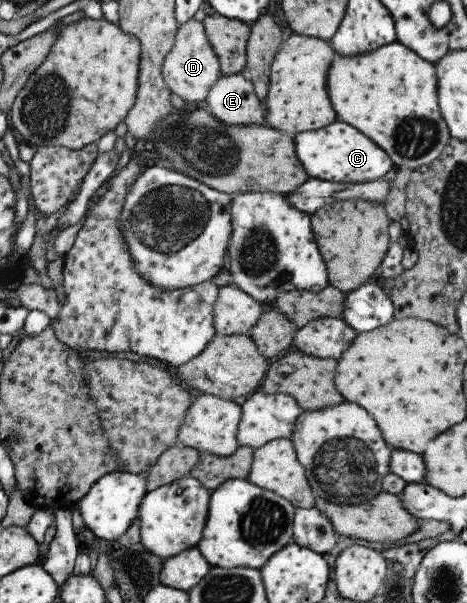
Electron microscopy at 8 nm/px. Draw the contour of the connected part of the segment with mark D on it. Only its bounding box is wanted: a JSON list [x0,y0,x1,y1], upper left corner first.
[162,18,220,102]

